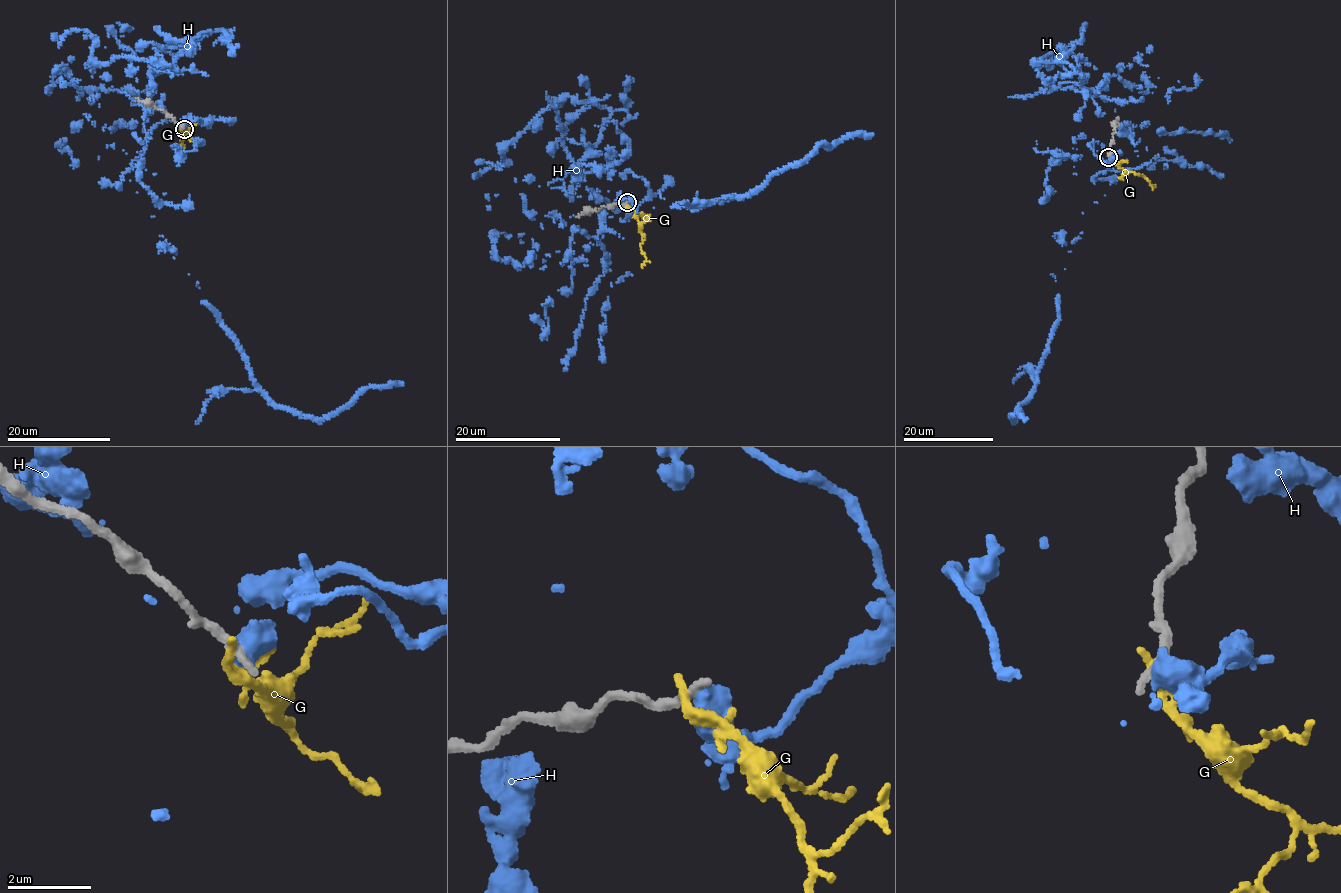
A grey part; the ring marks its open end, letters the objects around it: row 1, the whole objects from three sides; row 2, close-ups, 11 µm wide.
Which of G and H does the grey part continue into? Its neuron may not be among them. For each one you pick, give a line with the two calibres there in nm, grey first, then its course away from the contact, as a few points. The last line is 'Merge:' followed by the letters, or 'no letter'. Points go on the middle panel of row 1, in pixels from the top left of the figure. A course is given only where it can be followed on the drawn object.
Merge: no letter

